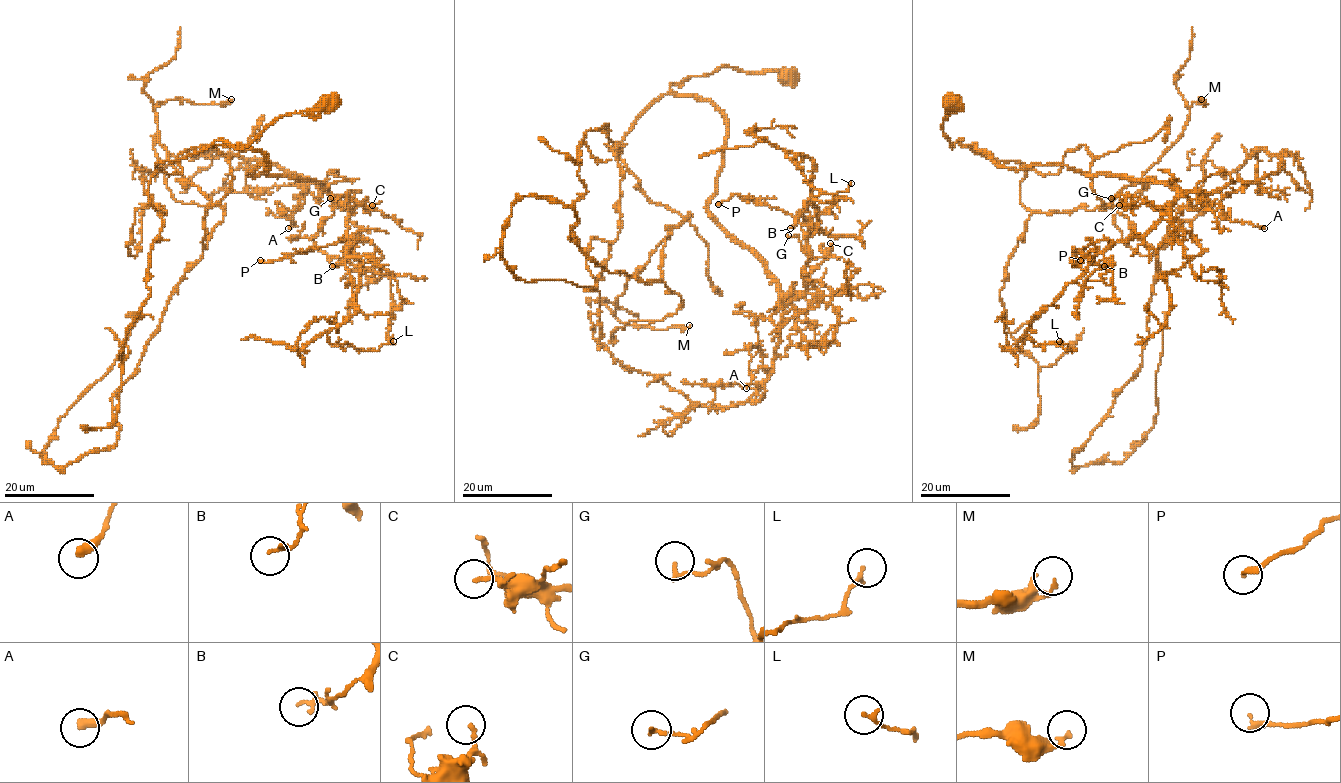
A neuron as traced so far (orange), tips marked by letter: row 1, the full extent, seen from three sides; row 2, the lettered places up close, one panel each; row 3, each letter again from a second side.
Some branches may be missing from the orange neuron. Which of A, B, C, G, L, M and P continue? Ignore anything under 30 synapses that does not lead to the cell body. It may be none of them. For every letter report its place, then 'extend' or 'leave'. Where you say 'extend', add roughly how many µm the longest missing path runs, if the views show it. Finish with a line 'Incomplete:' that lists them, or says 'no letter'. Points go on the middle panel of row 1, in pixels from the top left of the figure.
A: at (746, 388); leave
B: at (790, 228); leave
C: at (830, 243); leave
G: at (788, 235); leave
L: at (851, 183); leave
M: at (689, 325); leave
P: at (718, 204); leave
Incomplete: no letter

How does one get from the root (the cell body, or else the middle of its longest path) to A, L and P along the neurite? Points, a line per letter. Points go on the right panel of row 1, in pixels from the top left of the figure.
A: (951, 106), (951, 148), (1181, 192), (1246, 181), (1223, 214), (1264, 228)
L: (951, 106), (951, 148), (1178, 193), (1034, 315), (1034, 346), (1070, 350), (1059, 341)
P: (951, 106), (951, 148), (1178, 193), (1140, 237), (1080, 260)

